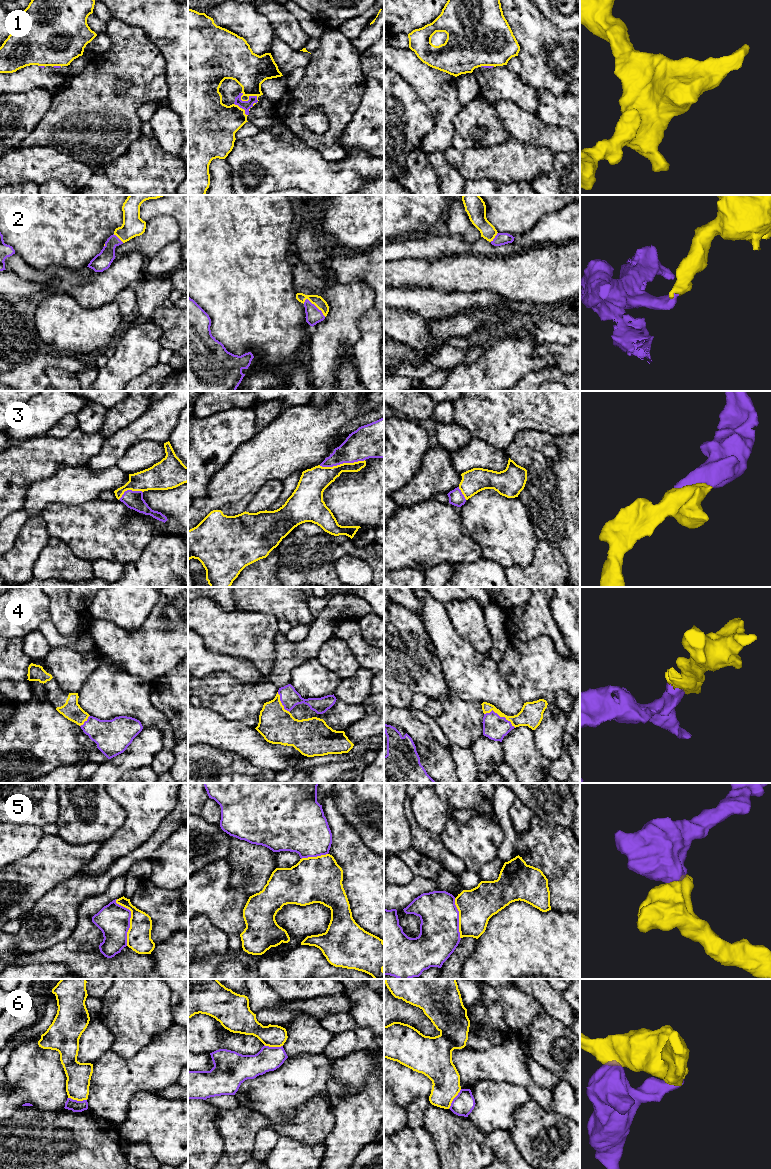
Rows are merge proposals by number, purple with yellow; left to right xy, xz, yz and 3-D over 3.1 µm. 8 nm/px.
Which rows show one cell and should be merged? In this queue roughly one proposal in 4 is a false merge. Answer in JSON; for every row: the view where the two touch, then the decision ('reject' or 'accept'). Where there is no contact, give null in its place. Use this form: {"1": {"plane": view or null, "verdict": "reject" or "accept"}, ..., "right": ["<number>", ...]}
{"1": {"plane": "xz", "verdict": "reject"}, "2": {"plane": "xz", "verdict": "accept"}, "3": {"plane": "xz", "verdict": "accept"}, "4": {"plane": "yz", "verdict": "accept"}, "5": {"plane": "xy", "verdict": "reject"}, "6": {"plane": "yz", "verdict": "reject"}, "right": ["2", "3", "4"]}

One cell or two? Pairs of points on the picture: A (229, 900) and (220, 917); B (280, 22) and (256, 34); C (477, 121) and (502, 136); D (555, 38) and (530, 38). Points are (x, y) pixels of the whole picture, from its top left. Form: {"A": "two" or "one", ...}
{"A": "one", "B": "two", "C": "one", "D": "one"}

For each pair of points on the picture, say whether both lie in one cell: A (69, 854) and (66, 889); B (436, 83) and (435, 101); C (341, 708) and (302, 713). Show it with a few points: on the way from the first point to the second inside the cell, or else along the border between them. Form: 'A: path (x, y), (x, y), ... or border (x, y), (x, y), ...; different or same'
A: border (80, 872), (59, 882), (47, 892); different
B: path (436, 87), (436, 97); same
C: path (331, 717), (319, 717), (312, 713); same

